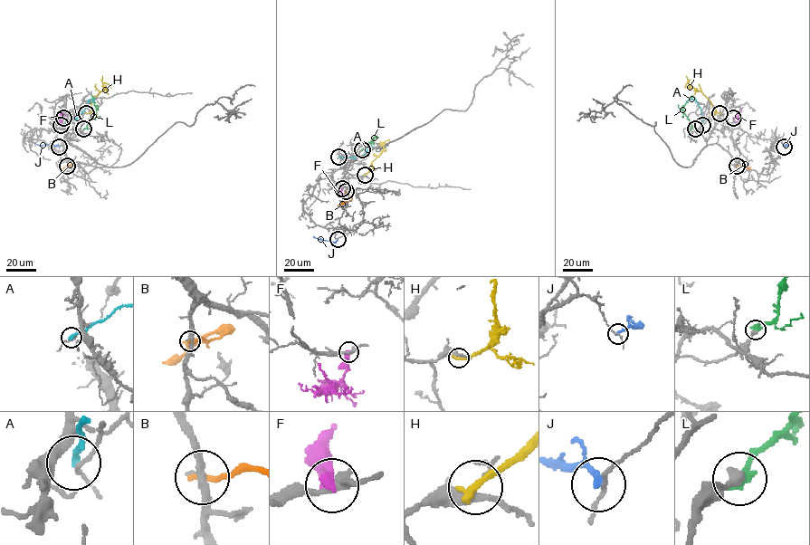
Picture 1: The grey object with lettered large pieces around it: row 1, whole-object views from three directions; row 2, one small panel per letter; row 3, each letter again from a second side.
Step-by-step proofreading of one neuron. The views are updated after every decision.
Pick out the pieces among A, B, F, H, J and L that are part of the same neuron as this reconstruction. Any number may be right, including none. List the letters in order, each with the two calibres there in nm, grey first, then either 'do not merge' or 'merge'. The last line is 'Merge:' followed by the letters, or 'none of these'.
A: 120/240 nm | do not merge
B: 300/240 nm | do not merge
F: 260/380 nm | do not merge
H: 280/340 nm | do not merge
J: 110/240 nm | do not merge
L: 360/420 nm | merge
Merge: L

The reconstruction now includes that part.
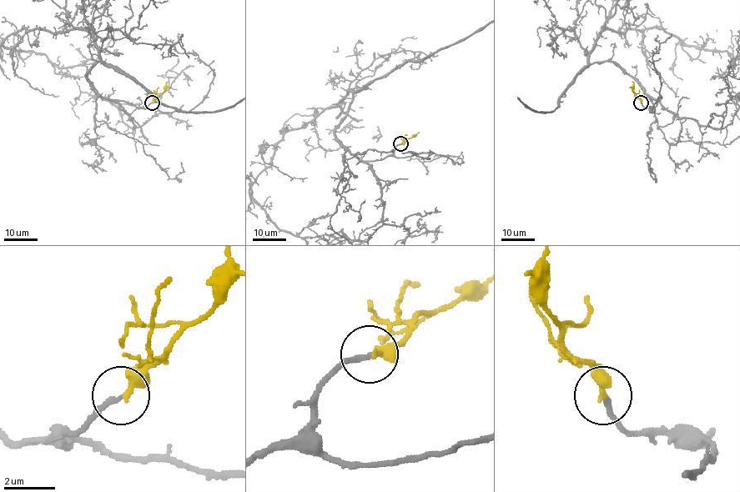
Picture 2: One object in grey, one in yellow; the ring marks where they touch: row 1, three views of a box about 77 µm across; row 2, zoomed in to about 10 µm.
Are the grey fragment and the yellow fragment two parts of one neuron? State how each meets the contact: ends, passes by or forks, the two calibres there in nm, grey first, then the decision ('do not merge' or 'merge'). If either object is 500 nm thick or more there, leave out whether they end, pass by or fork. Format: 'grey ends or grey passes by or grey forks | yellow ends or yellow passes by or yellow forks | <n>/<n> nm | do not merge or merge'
grey ends | yellow ends | 200/340 nm | merge

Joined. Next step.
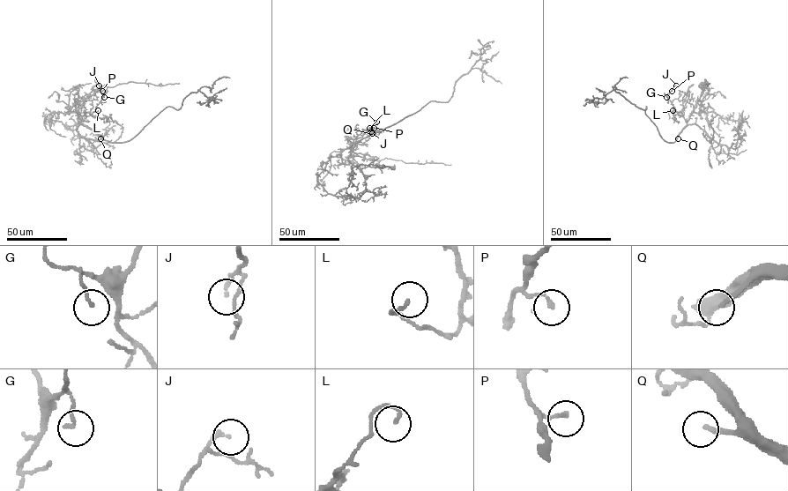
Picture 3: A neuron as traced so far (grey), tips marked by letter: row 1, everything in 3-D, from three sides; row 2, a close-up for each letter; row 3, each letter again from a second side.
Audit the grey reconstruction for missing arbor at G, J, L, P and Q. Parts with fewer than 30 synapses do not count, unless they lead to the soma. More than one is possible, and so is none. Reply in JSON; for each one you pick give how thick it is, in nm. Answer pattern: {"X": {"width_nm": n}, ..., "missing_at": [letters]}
{"Q": {"width_nm": 160}, "missing_at": ["Q"]}

